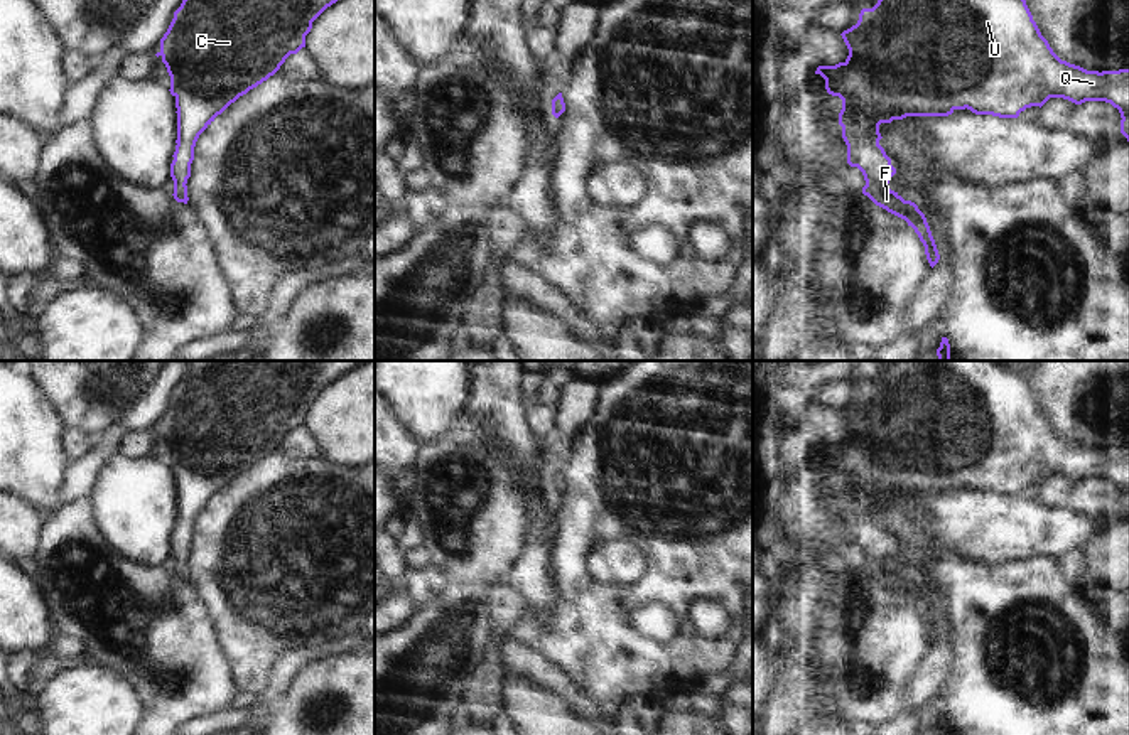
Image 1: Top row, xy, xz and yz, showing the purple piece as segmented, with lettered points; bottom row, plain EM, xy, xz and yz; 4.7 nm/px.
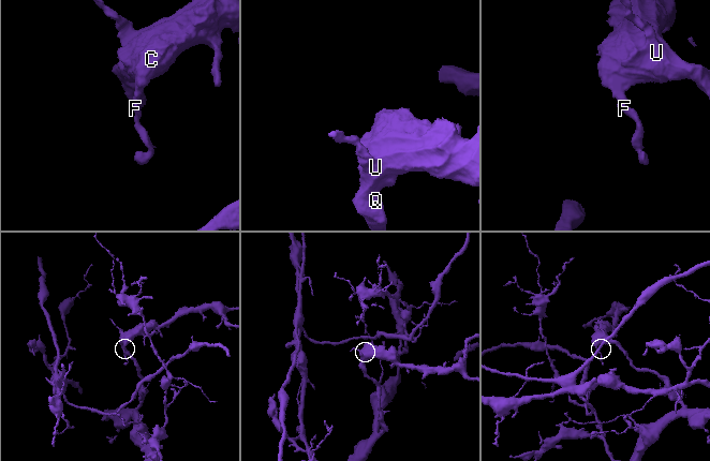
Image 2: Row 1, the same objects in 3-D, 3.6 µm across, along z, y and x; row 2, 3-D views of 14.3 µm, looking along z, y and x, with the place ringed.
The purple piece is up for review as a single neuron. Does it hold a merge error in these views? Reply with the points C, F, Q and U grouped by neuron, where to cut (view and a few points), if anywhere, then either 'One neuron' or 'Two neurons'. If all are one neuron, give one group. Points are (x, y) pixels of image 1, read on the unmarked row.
Groups: C F Q U. No split. One neuron.

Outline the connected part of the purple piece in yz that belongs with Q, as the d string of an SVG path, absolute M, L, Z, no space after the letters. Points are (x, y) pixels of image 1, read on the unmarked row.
M889 361L883 366L886 371L878 381L872 386L862 386L857 401L840 411L849 427L847 437L835 443L818 443L815 452L825 457L829 472L842 477L839 502L847 523L847 541L864 553L862 571L915 607L932 646L940 632L925 592L915 580L905 578L888 565L896 546L879 523L881 501L906 494L948 494L965 486L975 492L1018 496L1026 486L1041 486L1050 475L1063 475L1075 482L1110 480L1121 491L1121 511L1129 519L1129 447L1099 450L1061 438L1041 413L1021 373L996 366L992 361Z

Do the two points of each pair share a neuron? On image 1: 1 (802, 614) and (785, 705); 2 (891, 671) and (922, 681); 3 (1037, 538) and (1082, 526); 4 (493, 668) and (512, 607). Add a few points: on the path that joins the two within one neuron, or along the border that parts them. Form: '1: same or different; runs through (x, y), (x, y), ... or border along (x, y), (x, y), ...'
1: same; runs through (800, 636), (795, 683)
2: different; border along (930, 644), (907, 688), (902, 710)
3: same; runs through (1048, 531), (1070, 530)
4: same; runs through (496, 653), (500, 622)

